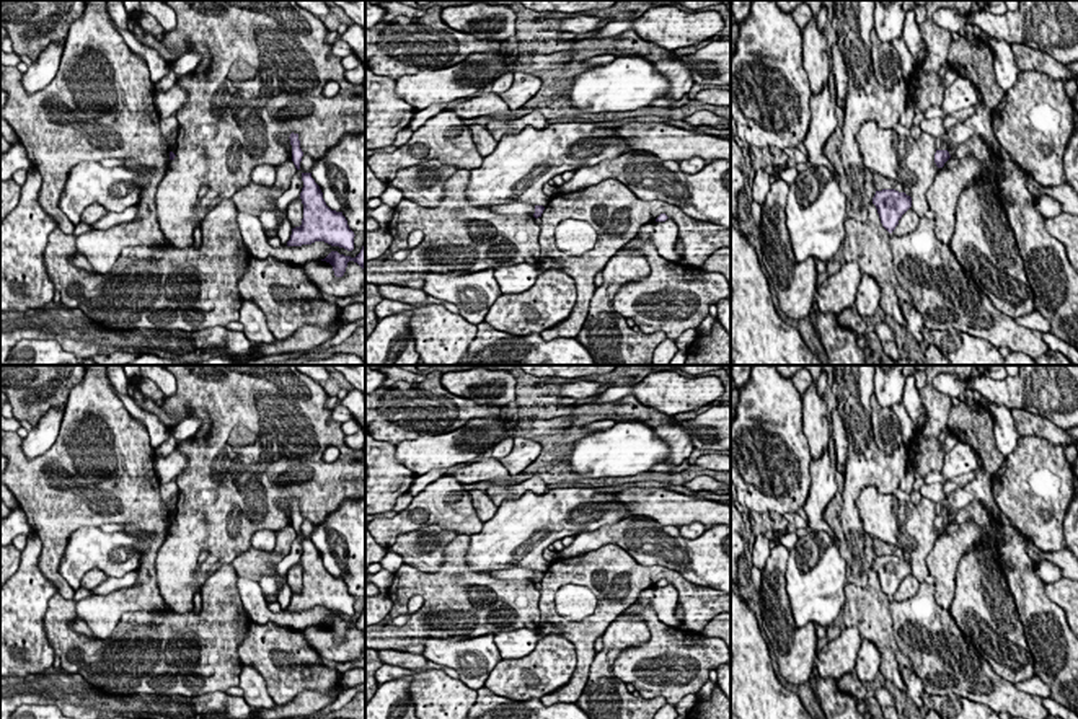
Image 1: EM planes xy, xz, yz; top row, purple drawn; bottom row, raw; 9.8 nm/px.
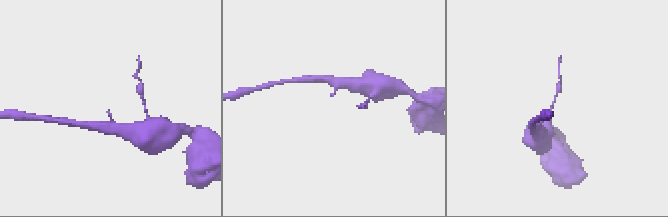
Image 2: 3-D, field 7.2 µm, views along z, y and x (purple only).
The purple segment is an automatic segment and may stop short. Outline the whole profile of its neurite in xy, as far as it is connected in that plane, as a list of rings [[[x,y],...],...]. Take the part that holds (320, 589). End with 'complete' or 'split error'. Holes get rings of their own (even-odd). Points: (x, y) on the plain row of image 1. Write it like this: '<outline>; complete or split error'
[[[302,538],[303,553],[300,564],[303,569],[302,590],[292,593],[287,611],[311,610],[325,607],[331,611],[339,611],[347,616],[354,615],[354,597],[349,593],[342,577],[331,576],[320,551],[311,543],[311,538]]]; complete

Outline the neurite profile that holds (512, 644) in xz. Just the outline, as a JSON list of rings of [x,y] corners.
[[[514,628],[512,631],[496,633],[494,642],[501,659],[520,659],[528,655],[541,637],[541,628]]]

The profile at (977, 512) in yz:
[[[972,501],[969,505],[957,510],[956,517],[951,520],[951,523],[961,525],[965,522],[974,522],[980,525],[988,535],[995,533],[996,530],[996,520],[993,518],[988,507],[980,501]]]

